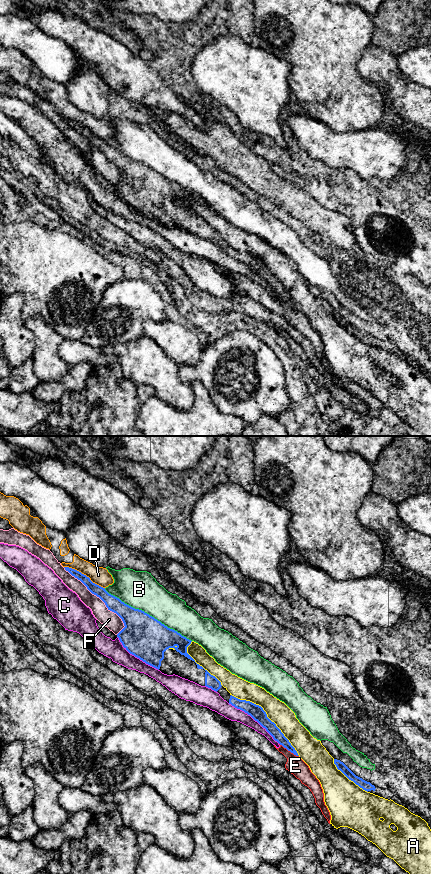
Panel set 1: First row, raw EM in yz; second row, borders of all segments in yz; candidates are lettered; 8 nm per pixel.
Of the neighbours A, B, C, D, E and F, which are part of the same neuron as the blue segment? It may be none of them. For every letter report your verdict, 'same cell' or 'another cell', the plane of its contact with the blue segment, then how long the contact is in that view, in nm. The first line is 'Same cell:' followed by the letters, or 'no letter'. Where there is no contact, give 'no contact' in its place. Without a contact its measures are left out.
Same cell: no letter
A: another cell; contact in yz; length 750 nm
B: another cell; contact in yz; length 800 nm
C: another cell; contact in yz; length 550 nm
D: another cell; contact in yz; length 380 nm
E: another cell; contact in yz; length 190 nm
F: another cell; contact in yz; length 700 nm

